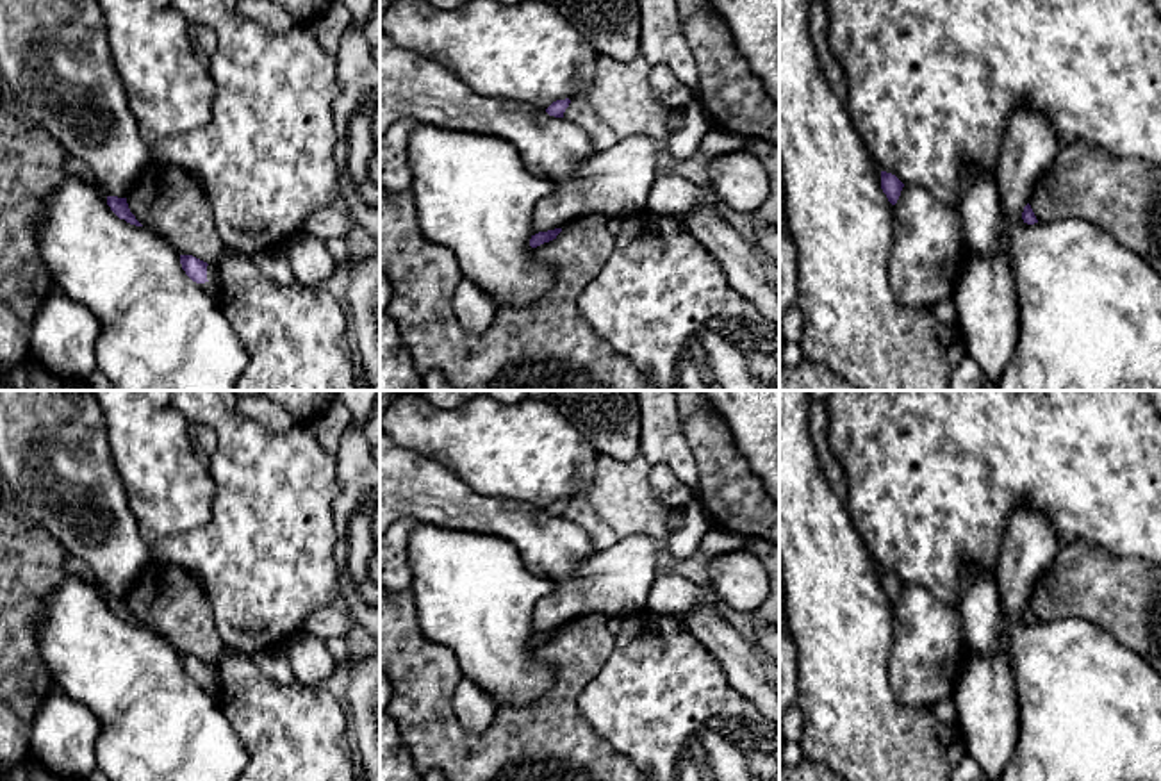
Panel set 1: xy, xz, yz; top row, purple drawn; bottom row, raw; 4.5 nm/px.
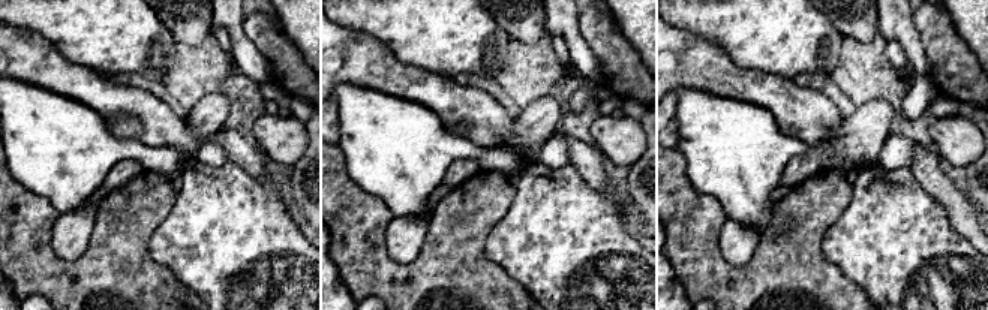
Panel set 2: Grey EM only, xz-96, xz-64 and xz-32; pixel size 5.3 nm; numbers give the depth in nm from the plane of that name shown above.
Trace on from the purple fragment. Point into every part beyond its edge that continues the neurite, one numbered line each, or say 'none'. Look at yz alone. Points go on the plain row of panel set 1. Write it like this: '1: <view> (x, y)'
none

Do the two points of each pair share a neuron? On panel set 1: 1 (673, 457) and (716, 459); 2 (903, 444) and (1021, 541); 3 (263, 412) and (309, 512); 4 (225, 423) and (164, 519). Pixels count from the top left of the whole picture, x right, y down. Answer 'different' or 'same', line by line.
1: different
2: different
3: different
4: different

